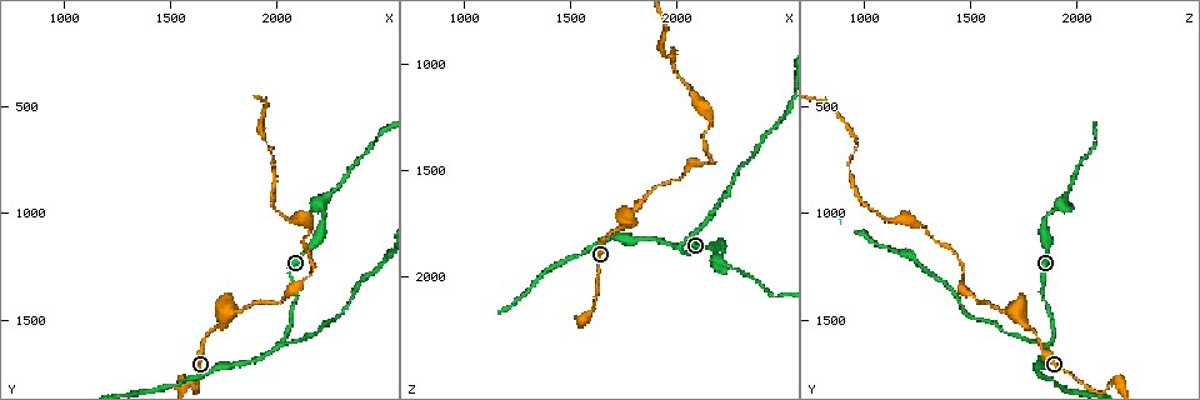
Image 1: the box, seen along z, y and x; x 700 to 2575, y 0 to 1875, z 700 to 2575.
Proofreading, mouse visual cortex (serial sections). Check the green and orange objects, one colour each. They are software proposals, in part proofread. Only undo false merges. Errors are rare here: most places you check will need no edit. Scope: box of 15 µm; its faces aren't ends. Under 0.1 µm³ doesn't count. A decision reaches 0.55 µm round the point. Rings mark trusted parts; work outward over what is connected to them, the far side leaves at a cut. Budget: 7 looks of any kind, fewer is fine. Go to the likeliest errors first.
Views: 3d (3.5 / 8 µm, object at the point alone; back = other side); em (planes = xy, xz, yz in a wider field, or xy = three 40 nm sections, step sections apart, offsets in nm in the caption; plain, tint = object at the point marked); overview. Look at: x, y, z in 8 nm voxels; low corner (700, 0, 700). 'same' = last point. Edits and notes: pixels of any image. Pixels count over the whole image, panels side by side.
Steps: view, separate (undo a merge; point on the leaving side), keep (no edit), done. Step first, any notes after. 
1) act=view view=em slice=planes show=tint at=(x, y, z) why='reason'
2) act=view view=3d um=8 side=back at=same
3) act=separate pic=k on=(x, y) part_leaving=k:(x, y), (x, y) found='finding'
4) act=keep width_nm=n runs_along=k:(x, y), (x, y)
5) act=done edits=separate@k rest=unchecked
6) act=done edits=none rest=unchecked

act=view view=3d um=8 at=(2020, 1610, 1860) why='arms part here'

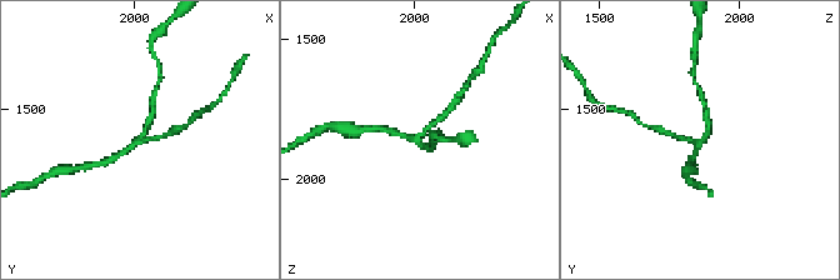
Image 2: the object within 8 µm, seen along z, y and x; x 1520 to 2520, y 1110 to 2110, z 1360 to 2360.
act=view view=3d um=3.5 at=(2010, 1620, 1880) why='zoom in'

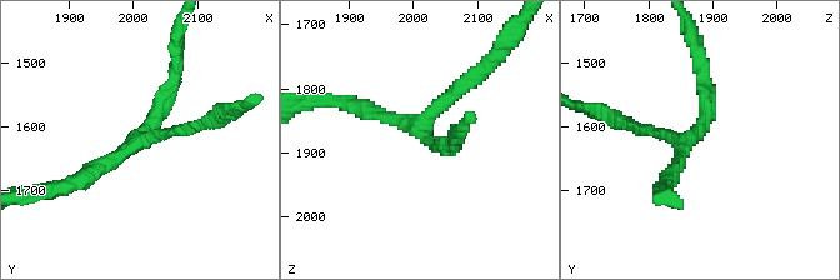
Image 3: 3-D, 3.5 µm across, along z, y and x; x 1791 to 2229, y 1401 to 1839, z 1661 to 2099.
act=view view=em slice=xy step=3 show=tint at=(2020, 1615, 1870)

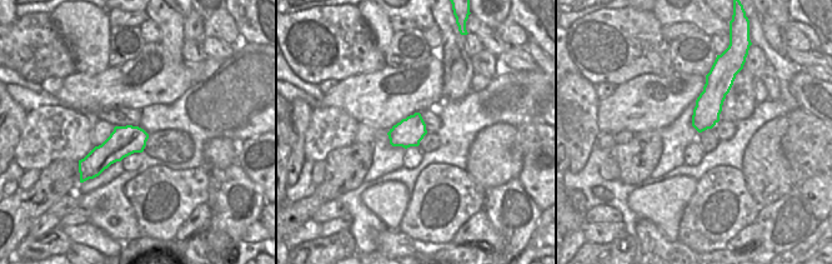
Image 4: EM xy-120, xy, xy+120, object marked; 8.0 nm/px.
act=keep width_nm=220 runs_along=3:(175, 69), (144, 138), (79, 180) found='all the same cell'

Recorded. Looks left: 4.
act=view view=3d um=3.5 at=(2000, 1420, 1550) why='narrows sharply'

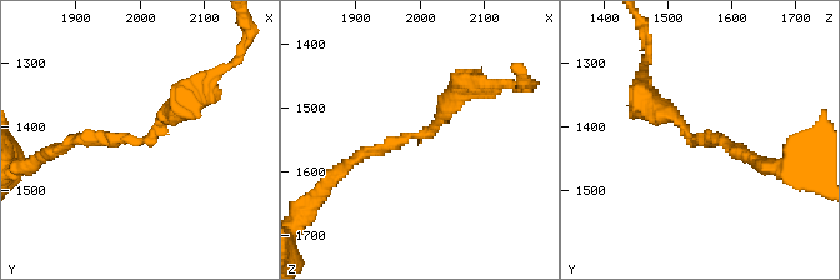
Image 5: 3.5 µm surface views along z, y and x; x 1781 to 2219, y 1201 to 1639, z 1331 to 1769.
act=view view=em slice=planes show=tint at=(1995, 1420, 1550) why='shape alone is not enough'

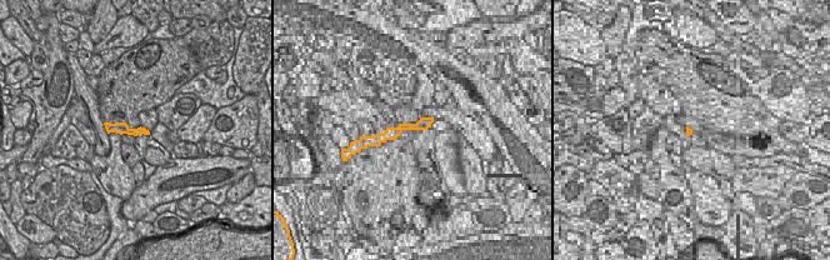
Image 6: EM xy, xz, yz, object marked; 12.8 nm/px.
act=keep runs_along=5:(343, 170), (369, 150), (423, 135), (465, 84) found='one cell here'

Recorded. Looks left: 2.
act=view view=3d um=8 at=(2070, 1040, 1150) why='sudden change in width'

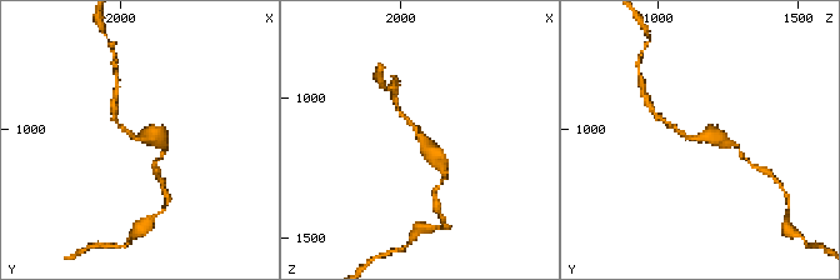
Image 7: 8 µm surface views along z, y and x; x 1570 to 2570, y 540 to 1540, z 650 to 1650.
act=view view=em slice=xy step=3 show=tint at=(2080, 1020, 1160) why='need the tissue'

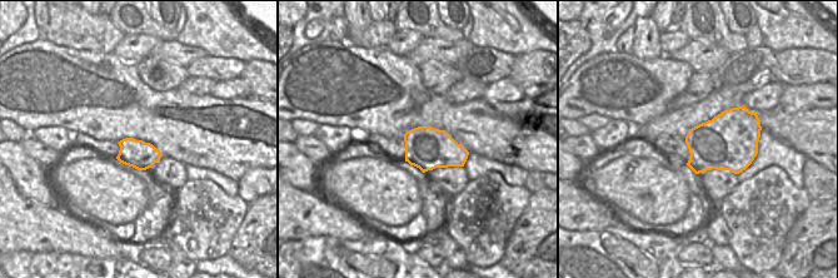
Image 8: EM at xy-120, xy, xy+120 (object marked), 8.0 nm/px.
act=keep width_nm=340 runs_along=7:(441, 168), (401, 114) found='all the same cell'

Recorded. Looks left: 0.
act=done edits=none rest=unchecked

